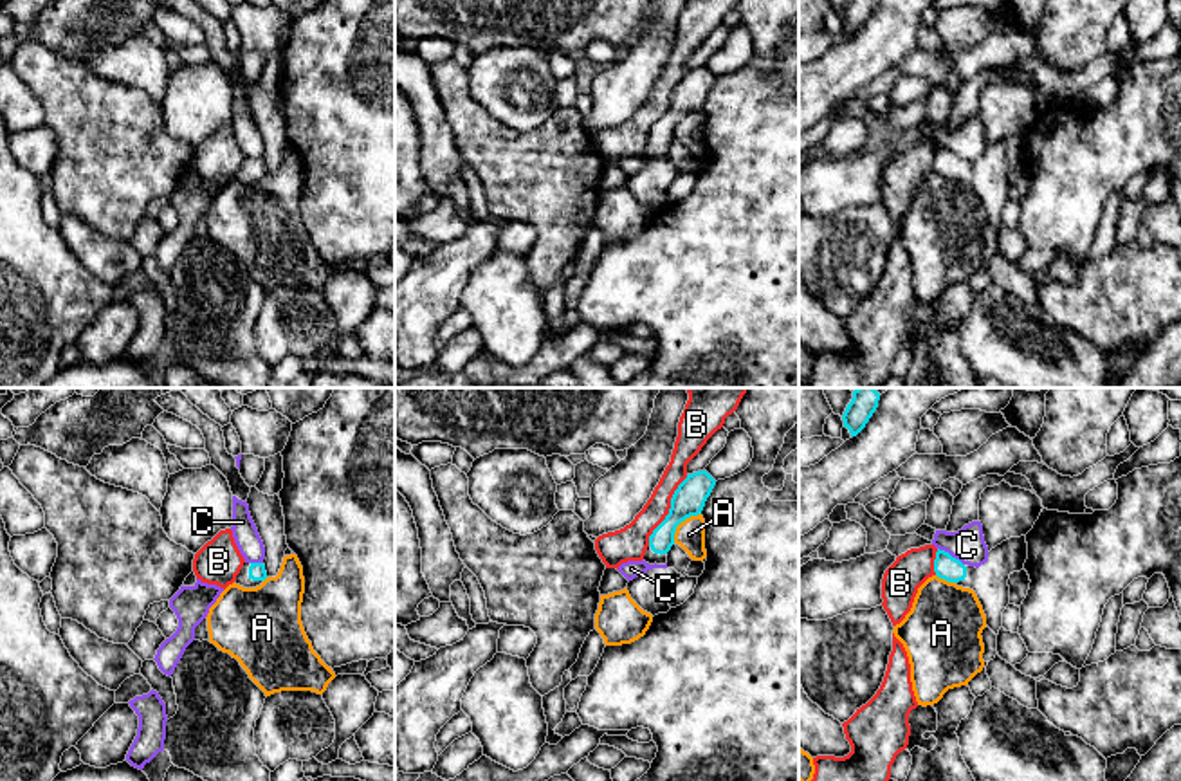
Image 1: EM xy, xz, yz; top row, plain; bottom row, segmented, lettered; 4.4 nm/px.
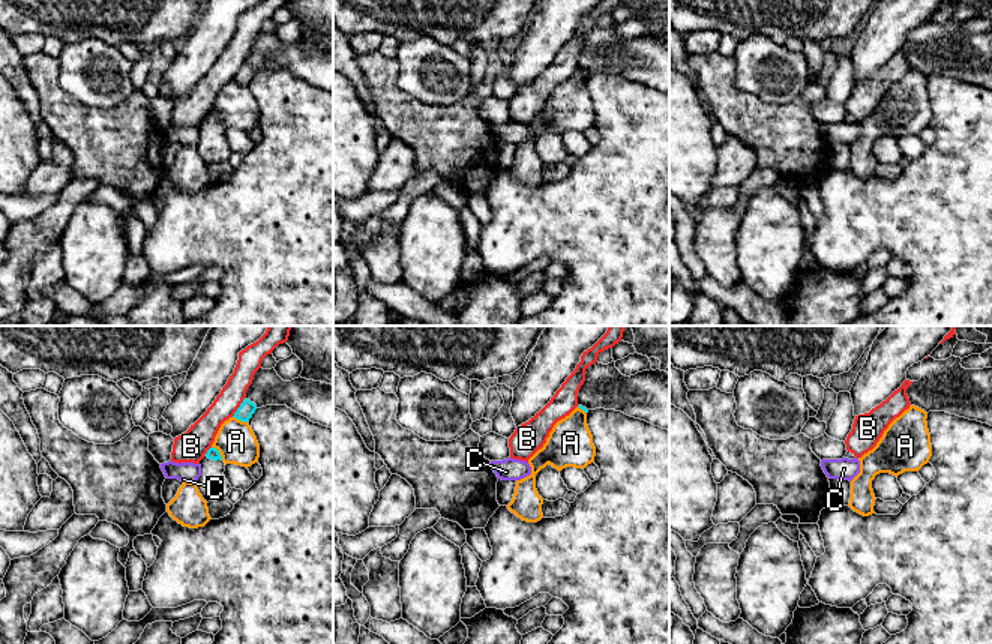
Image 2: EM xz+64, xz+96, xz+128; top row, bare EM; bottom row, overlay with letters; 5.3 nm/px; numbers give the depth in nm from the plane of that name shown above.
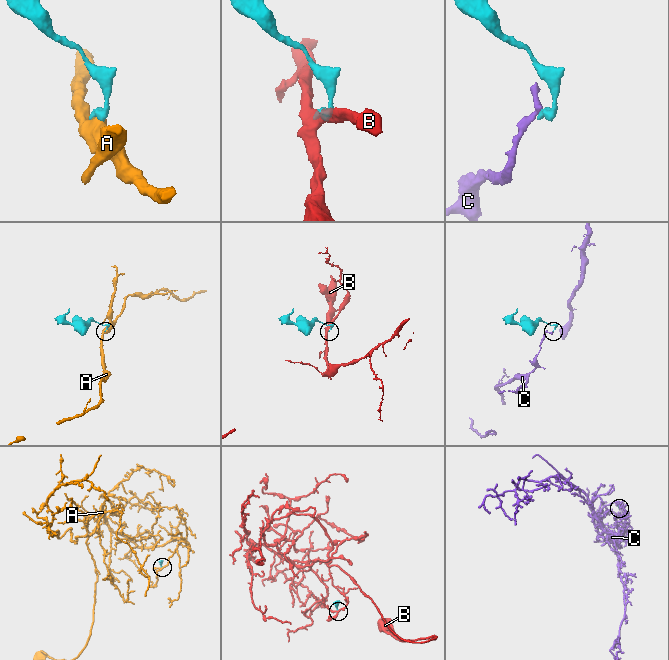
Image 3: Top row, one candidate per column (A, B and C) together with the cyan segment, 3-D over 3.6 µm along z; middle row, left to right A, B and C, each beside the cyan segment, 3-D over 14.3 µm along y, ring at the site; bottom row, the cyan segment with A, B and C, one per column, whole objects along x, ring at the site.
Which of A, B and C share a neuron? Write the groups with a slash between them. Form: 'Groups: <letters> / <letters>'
Groups: A / B / C

